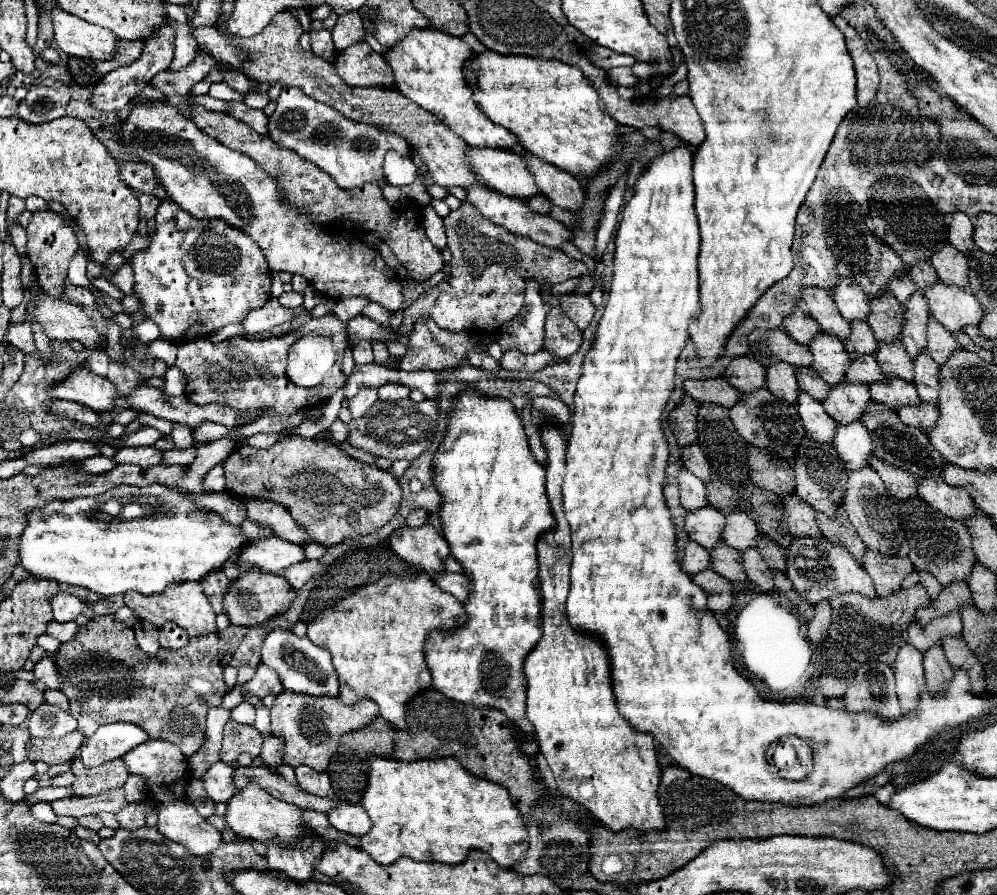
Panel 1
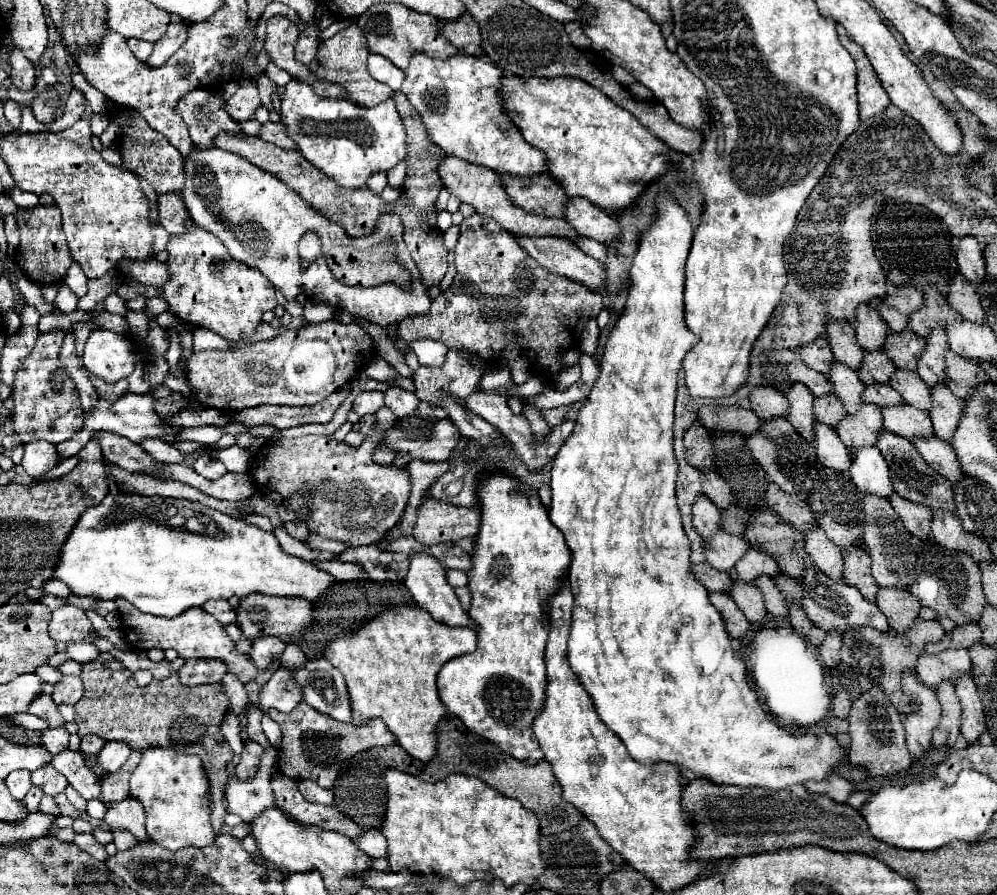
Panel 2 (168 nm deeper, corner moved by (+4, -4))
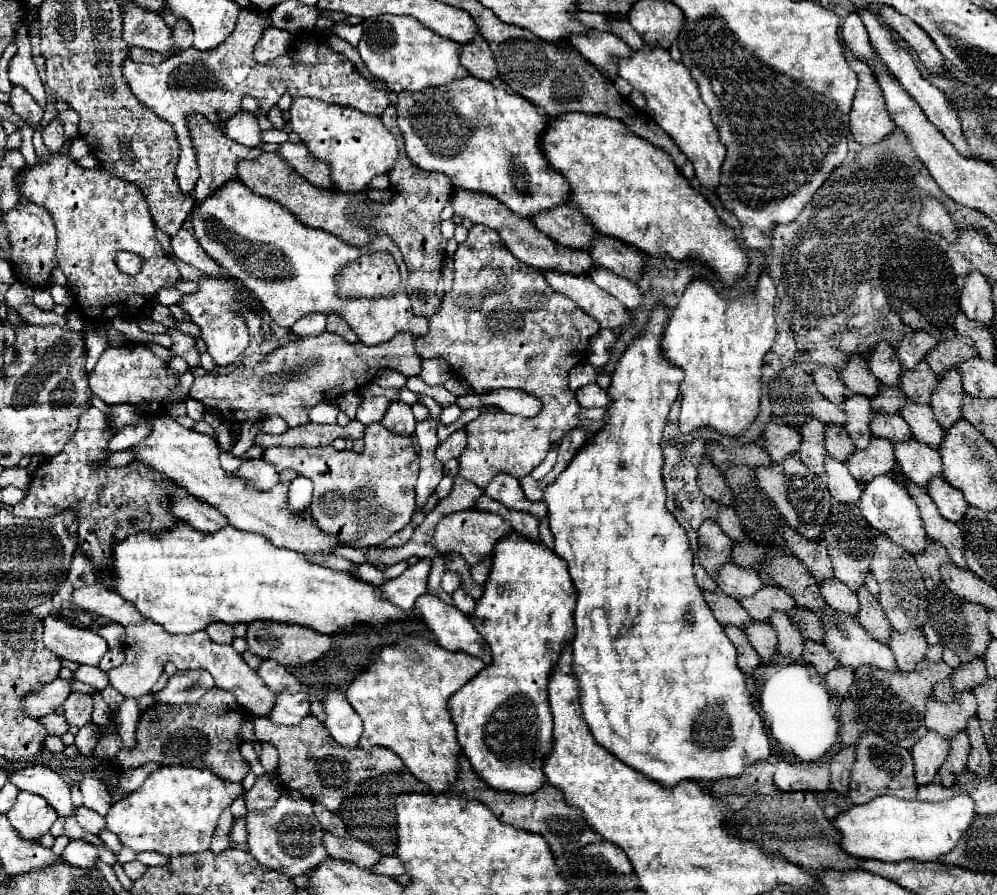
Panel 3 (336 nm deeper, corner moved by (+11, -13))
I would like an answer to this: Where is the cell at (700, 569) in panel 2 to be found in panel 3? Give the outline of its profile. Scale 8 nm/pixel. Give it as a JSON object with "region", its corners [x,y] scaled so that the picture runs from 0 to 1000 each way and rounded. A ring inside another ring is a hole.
{"region":[[[706,660],[706,669],[712,676],[716,689],[720,692],[720,696],[724,698],[738,698],[742,703],[748,703],[748,698],[754,694],[748,685],[748,680],[734,667],[728,667],[726,663],[718,660],[718,663],[710,663]]]}

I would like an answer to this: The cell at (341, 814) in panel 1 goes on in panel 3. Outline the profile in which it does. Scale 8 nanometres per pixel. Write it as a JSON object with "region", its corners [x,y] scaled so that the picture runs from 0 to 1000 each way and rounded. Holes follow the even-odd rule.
{"region":[[[383,958],[375,969],[373,973],[377,978],[387,978],[387,980],[399,980],[405,975],[405,964],[399,960],[399,958]]]}

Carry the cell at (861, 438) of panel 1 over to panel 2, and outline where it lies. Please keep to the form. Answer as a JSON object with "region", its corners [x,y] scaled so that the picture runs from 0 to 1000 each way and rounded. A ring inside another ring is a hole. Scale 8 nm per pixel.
{"region":[[[880,498],[862,501],[852,523],[856,539],[868,539],[868,552],[880,552],[890,556],[896,550],[890,518]]]}

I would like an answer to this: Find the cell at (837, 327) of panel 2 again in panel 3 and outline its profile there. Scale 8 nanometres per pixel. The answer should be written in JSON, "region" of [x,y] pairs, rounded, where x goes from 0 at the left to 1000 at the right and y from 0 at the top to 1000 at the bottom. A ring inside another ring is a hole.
{"region":[[[855,397],[849,406],[849,410],[845,410],[843,421],[845,421],[847,430],[859,441],[875,444],[875,439],[879,439],[879,435],[883,435],[883,426],[873,417],[869,401],[865,397]]]}

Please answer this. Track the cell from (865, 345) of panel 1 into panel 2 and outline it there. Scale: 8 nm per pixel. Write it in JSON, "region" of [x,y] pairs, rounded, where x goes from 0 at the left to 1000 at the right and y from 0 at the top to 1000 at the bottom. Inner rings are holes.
{"region":[[[878,391],[866,393],[866,409],[860,411],[860,418],[868,429],[876,429],[876,427],[892,427],[896,413],[898,407],[886,393]]]}

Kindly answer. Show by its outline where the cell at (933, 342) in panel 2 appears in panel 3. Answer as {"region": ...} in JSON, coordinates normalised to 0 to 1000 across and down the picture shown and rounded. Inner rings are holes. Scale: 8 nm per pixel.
{"region":[[[951,412],[945,423],[941,423],[941,432],[935,439],[935,457],[941,473],[947,479],[953,479],[957,473],[965,470],[965,426],[959,412]]]}

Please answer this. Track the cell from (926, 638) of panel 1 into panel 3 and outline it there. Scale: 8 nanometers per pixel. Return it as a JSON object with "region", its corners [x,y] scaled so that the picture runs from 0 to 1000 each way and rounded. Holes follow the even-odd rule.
{"region":[[[965,774],[957,785],[943,785],[939,779],[933,779],[929,794],[929,812],[941,819],[947,826],[955,826],[959,819],[969,817],[971,806],[979,801],[981,785],[977,774]]]}

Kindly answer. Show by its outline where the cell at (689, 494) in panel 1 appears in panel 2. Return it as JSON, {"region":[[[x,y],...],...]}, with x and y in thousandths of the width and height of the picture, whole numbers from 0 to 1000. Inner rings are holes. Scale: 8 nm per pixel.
{"region":[[[701,554],[695,565],[695,588],[697,592],[703,597],[703,601],[711,601],[713,597],[717,597],[717,592],[721,592],[721,568],[709,556],[709,554]]]}

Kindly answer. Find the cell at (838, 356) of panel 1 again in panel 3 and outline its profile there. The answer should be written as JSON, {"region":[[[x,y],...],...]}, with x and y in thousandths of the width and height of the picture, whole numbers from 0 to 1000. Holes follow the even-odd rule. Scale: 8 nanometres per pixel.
{"region":[[[855,441],[845,450],[845,457],[851,466],[849,482],[855,488],[857,497],[861,502],[869,502],[871,493],[875,491],[873,484],[873,470],[875,470],[875,455],[871,453],[871,446],[865,441]]]}

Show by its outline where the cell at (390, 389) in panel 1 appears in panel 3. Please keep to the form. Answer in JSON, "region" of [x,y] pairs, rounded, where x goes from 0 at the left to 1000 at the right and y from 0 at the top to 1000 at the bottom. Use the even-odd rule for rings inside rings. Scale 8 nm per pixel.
{"region":[[[397,448],[397,450],[393,450],[389,455],[383,473],[393,484],[405,486],[405,488],[411,488],[415,484],[415,477],[417,477],[417,470],[415,470],[415,464],[413,464],[411,453],[407,453],[403,448]]]}

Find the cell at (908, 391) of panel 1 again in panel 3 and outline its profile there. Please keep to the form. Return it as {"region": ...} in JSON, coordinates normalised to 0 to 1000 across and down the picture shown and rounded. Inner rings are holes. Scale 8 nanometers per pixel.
{"region":[[[919,491],[897,495],[897,508],[907,533],[925,546],[931,546],[937,533],[947,533],[943,506],[931,497],[921,495]]]}

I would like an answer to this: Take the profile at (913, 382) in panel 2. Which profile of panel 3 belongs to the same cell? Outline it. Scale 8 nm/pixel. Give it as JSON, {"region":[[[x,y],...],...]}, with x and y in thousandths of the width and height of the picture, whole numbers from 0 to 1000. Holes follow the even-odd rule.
{"region":[[[911,448],[909,455],[903,459],[903,464],[913,475],[919,493],[933,497],[937,502],[943,499],[943,495],[947,491],[947,479],[939,470],[933,453],[919,453],[919,450]]]}

